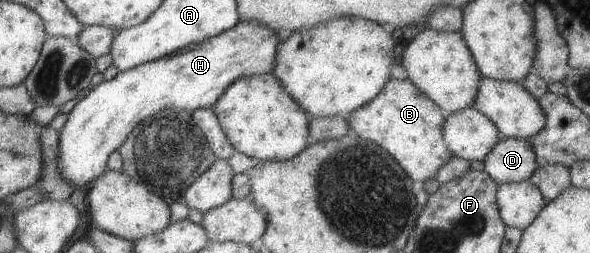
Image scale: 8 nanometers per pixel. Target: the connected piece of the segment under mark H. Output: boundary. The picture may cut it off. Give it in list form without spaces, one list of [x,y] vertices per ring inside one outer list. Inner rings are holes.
[[[241,22],[216,37],[189,45],[172,55],[119,71],[115,78],[93,86],[77,104],[59,133],[58,171],[77,188],[87,186],[108,170],[108,160],[129,133],[147,117],[167,109],[191,111],[212,107],[236,79],[271,73],[278,44],[283,40],[260,22]]]

